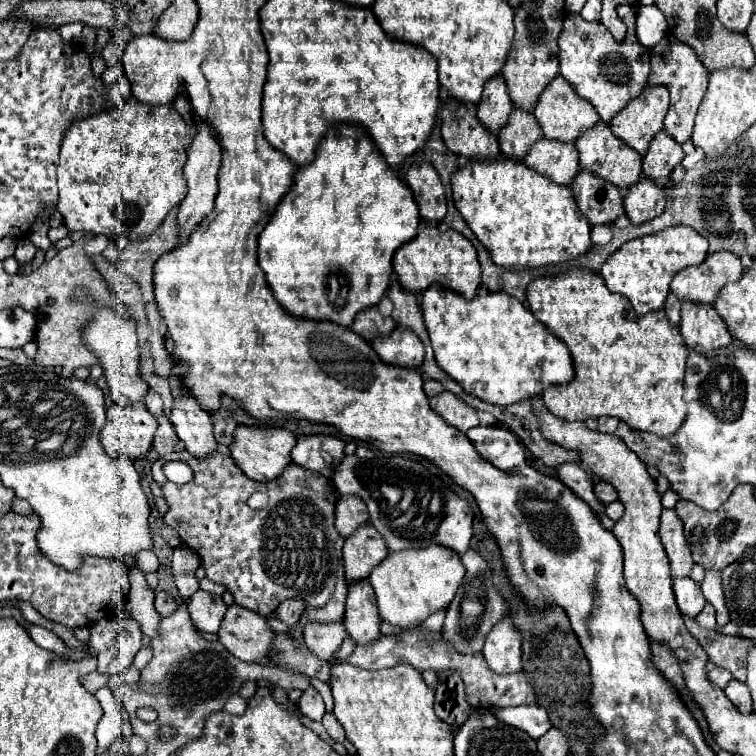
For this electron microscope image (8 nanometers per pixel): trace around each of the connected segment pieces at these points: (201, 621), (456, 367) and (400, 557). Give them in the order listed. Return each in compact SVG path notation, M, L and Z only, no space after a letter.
M198 590L192 596L192 600L186 602L186 606L188 606L188 612L190 612L194 626L198 630L210 632L210 634L218 632L220 622L224 618L224 612L228 608L220 596L204 592L204 590Z
M432 284L420 294L420 310L440 368L466 392L490 404L508 406L542 394L550 384L566 384L574 376L566 344L506 292L486 292L466 300Z
M428 546L424 550L404 550L404 552L390 552L368 576L380 618L394 624L394 626L416 626L422 624L432 612L446 608L458 586L462 584L466 570L460 562L460 556L450 548L442 546Z

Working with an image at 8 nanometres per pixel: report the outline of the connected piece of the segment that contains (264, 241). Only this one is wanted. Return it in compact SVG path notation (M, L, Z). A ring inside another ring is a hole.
M332 124L316 148L310 164L294 174L290 190L268 218L258 238L258 264L276 300L294 316L328 320L350 326L360 310L376 306L392 278L392 256L398 246L418 232L420 214L408 184L386 164L366 128L358 124Z

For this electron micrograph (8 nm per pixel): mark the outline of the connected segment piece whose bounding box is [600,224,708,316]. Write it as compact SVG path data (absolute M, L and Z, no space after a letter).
M678 224L678 226L666 228L664 232L630 240L612 256L608 256L600 274L608 290L626 296L630 304L634 306L636 314L642 316L642 314L664 308L666 294L670 290L670 282L674 274L686 266L700 264L700 260L704 260L706 254L708 254L708 240L704 240L704 236L700 236L694 228Z

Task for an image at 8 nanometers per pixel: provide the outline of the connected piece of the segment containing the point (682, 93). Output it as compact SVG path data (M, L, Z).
M672 34L664 40L660 40L652 48L652 70L648 76L648 84L662 84L670 90L670 108L664 120L664 130L678 142L686 142L692 136L694 128L694 116L702 102L702 96L706 92L708 84L708 70L700 64L700 58L688 48L684 42L676 40Z

